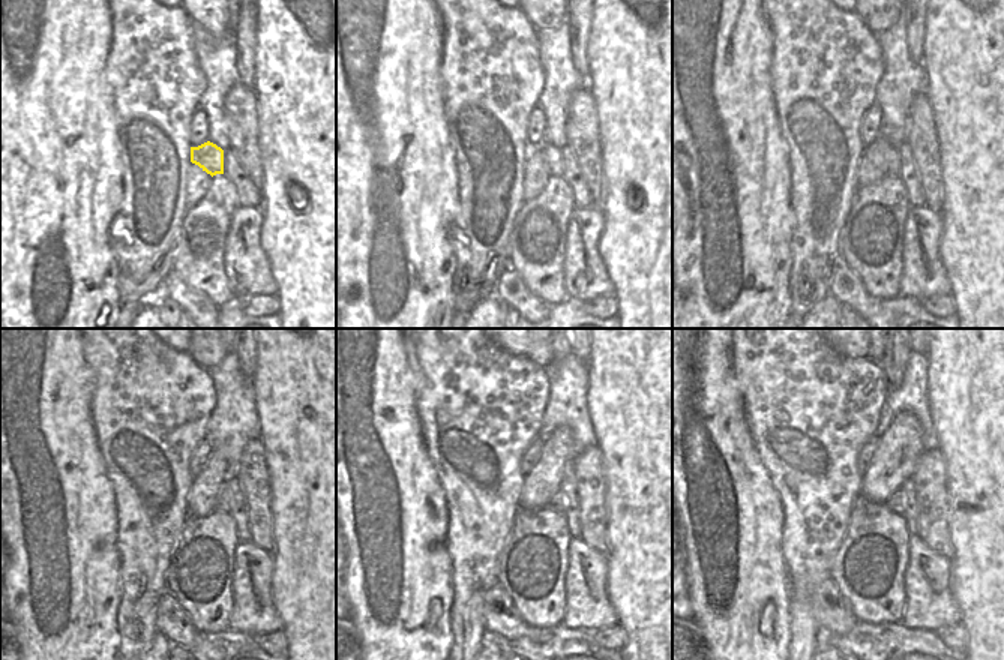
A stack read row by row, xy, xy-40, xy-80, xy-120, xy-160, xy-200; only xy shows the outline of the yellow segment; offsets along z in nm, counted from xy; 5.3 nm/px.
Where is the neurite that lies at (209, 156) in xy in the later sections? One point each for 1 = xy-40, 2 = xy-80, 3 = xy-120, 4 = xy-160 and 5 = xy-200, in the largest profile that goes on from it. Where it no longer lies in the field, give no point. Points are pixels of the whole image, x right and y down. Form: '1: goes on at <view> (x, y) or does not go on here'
1: goes on at xy-40 (551, 155)
2: goes on at xy-80 (893, 161)
3: goes on at xy-120 (224, 497)
4: goes on at xy-160 (560, 503)
5: goes on at xy-200 (898, 503)

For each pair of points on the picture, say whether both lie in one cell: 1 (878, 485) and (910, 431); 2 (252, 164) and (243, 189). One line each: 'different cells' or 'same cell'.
1: same cell
2: different cells

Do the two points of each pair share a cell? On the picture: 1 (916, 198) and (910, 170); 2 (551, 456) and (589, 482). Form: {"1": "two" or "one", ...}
{"1": "one", "2": "two"}

